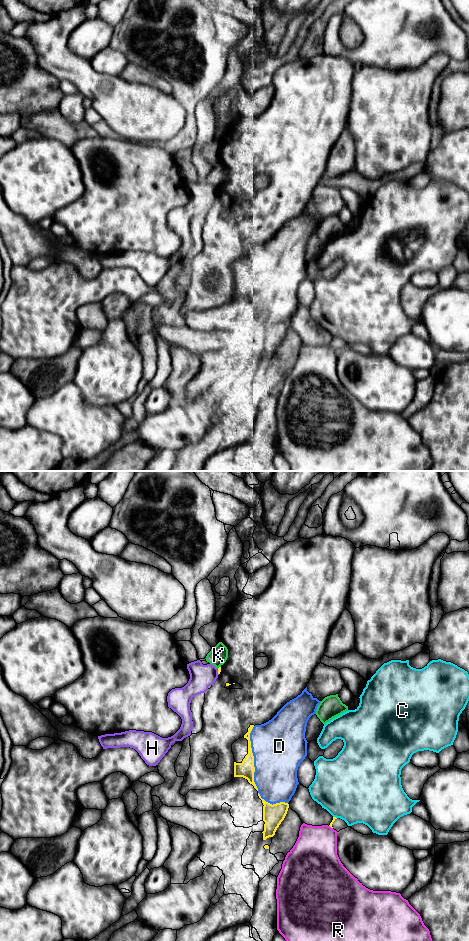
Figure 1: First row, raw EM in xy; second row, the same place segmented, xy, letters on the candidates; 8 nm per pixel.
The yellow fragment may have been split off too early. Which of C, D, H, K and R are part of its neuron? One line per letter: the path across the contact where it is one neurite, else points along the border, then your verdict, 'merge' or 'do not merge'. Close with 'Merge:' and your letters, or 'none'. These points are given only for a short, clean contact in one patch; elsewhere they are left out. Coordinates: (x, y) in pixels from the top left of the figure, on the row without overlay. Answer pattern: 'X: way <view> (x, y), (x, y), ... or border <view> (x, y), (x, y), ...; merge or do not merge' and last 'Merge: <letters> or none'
C: do not merge
D: merge
H: border xy (217, 188), (218, 194); do not merge
K: do not merge
R: do not merge
Merge: D

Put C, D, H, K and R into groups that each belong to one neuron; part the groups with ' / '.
C / D / H / K / R

